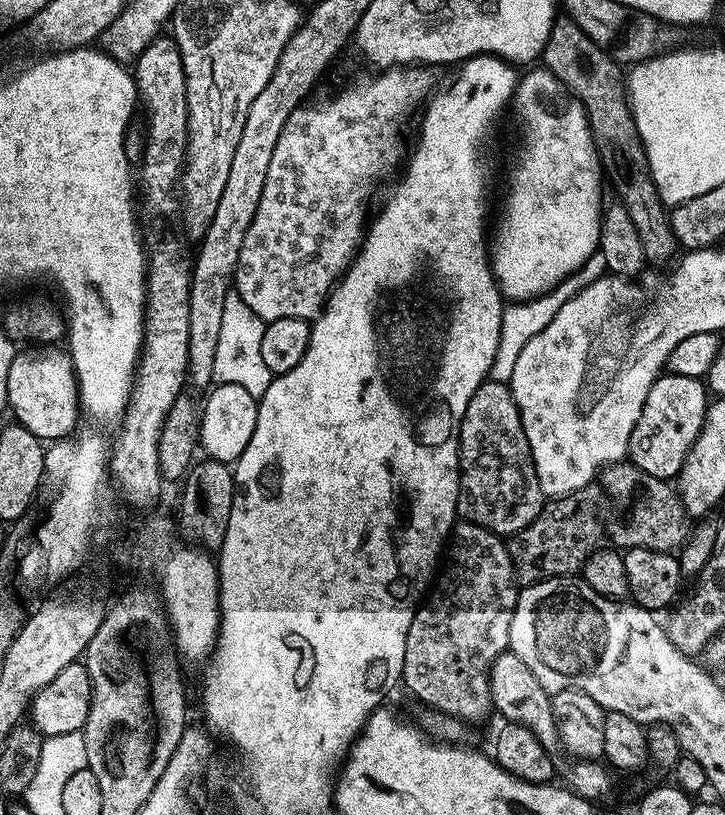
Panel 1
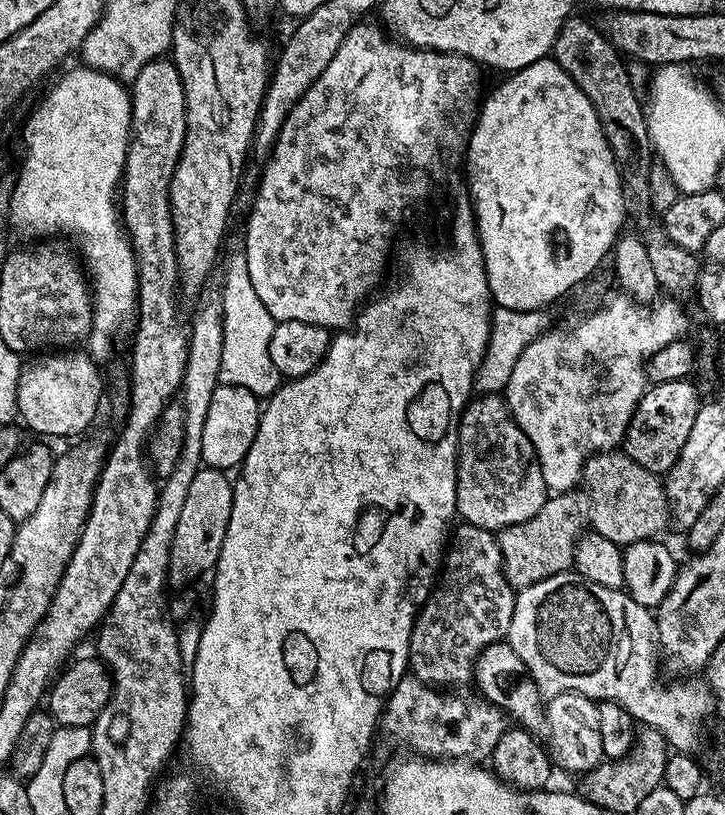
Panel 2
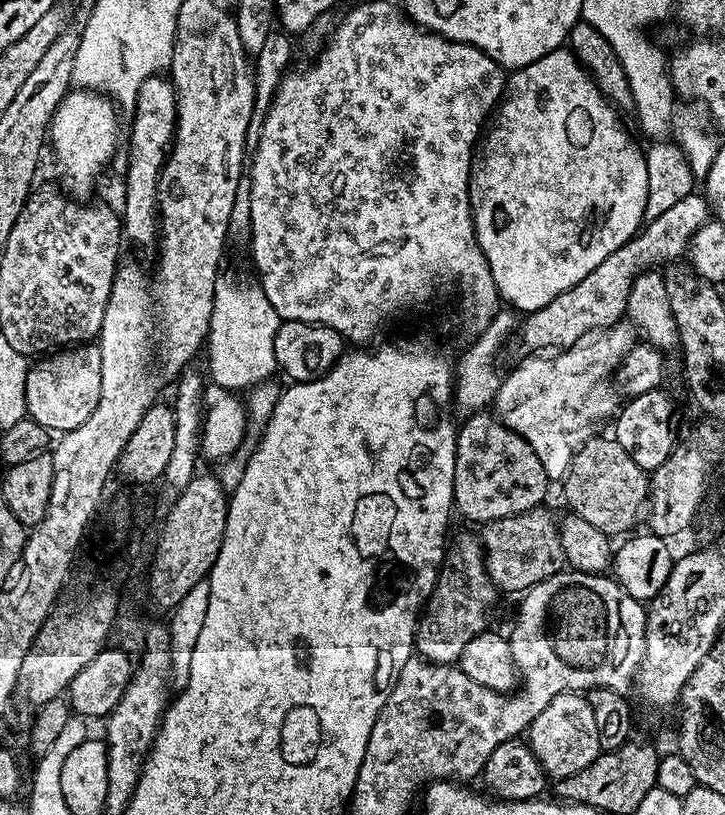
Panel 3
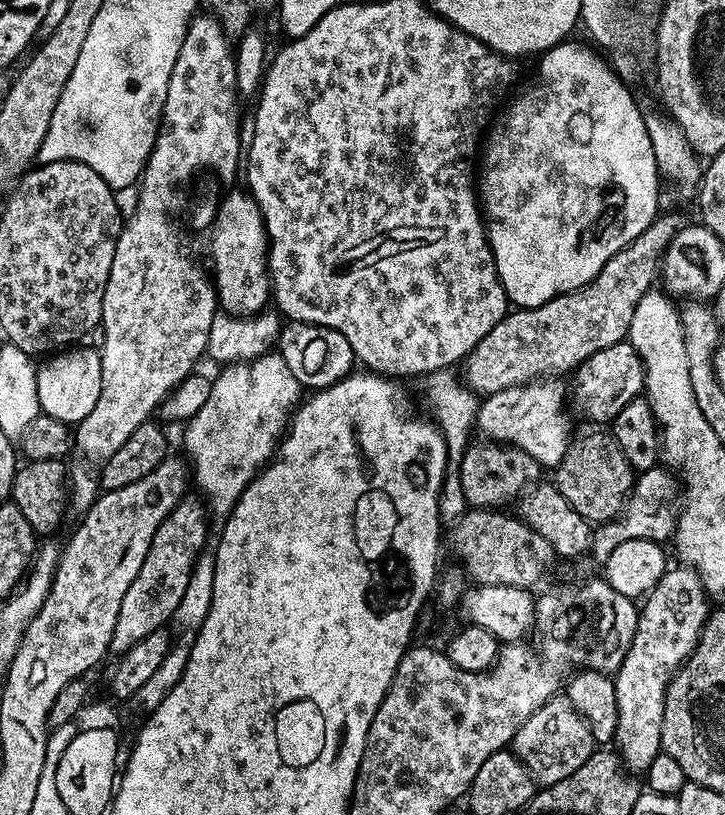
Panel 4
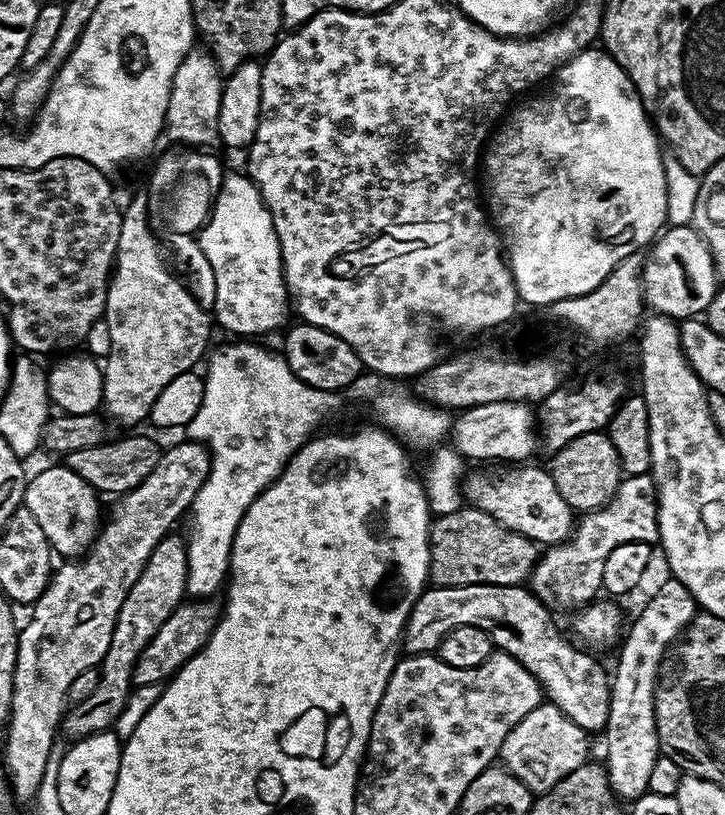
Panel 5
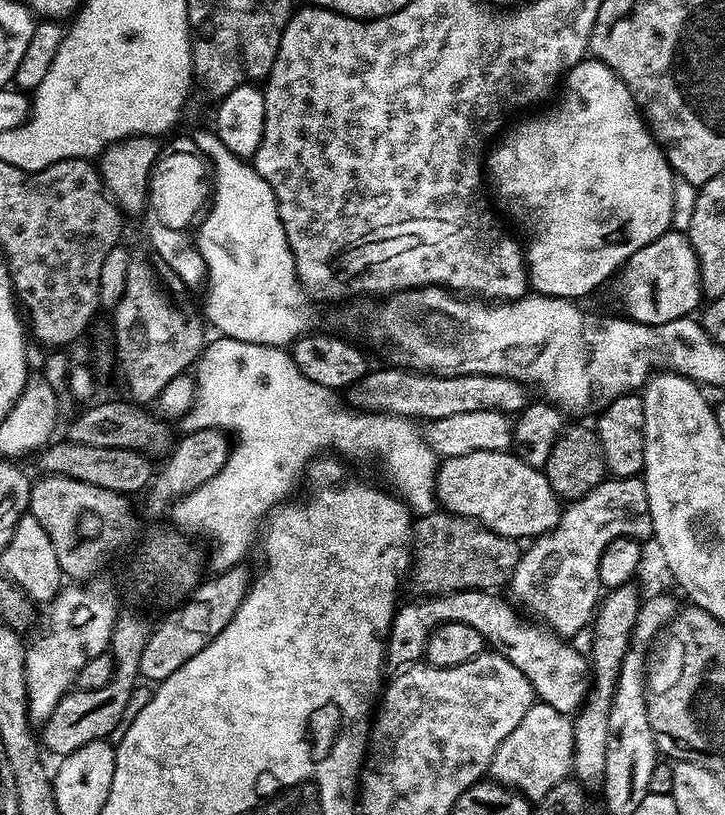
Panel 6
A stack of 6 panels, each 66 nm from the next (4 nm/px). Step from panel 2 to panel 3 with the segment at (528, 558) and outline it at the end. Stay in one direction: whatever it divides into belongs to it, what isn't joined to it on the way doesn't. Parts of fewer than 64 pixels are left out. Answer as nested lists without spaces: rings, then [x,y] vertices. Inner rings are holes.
[[[541,506],[510,518],[490,520],[479,529],[478,535],[484,549],[484,564],[501,593],[523,594],[565,567],[560,525],[557,517],[552,517],[546,509],[547,507]]]

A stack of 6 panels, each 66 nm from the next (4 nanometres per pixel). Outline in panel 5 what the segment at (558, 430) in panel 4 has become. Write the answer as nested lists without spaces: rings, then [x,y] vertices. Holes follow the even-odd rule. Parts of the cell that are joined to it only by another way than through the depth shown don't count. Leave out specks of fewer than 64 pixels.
[[[486,402],[486,406],[465,408],[453,419],[450,444],[458,450],[465,461],[508,460],[504,462],[524,462],[535,448],[538,448],[538,432],[534,427],[534,412],[527,404],[518,402]]]

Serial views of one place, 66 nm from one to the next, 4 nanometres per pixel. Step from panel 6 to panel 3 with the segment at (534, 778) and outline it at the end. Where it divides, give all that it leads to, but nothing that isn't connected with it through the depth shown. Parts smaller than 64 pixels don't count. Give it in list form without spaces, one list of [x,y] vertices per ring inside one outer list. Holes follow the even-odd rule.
[[[563,692],[550,698],[550,706],[546,706],[546,710],[542,710],[542,714],[538,714],[538,718],[534,718],[529,726],[526,743],[549,777],[578,774],[578,770],[590,766],[590,762],[600,756],[602,749],[598,738],[598,722],[594,722],[594,710],[587,695]]]

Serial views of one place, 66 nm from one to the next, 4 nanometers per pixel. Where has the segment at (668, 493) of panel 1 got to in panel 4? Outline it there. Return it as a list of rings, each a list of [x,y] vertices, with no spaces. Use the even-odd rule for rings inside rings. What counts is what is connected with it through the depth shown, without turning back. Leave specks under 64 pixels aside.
[[[592,430],[569,443],[558,469],[558,487],[562,498],[578,510],[583,520],[599,526],[615,520],[624,510],[624,502],[632,491],[634,469],[626,462],[626,454],[618,442],[604,430]],[[604,431],[604,432],[600,432]]]

